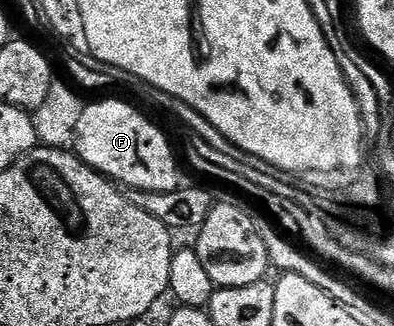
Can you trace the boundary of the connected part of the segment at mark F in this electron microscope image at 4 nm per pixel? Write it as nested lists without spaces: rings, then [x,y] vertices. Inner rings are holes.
[[[117,98],[82,105],[72,149],[92,170],[129,190],[162,194],[178,189],[183,179],[176,154],[157,123],[138,107],[137,110],[131,103],[120,102]]]

